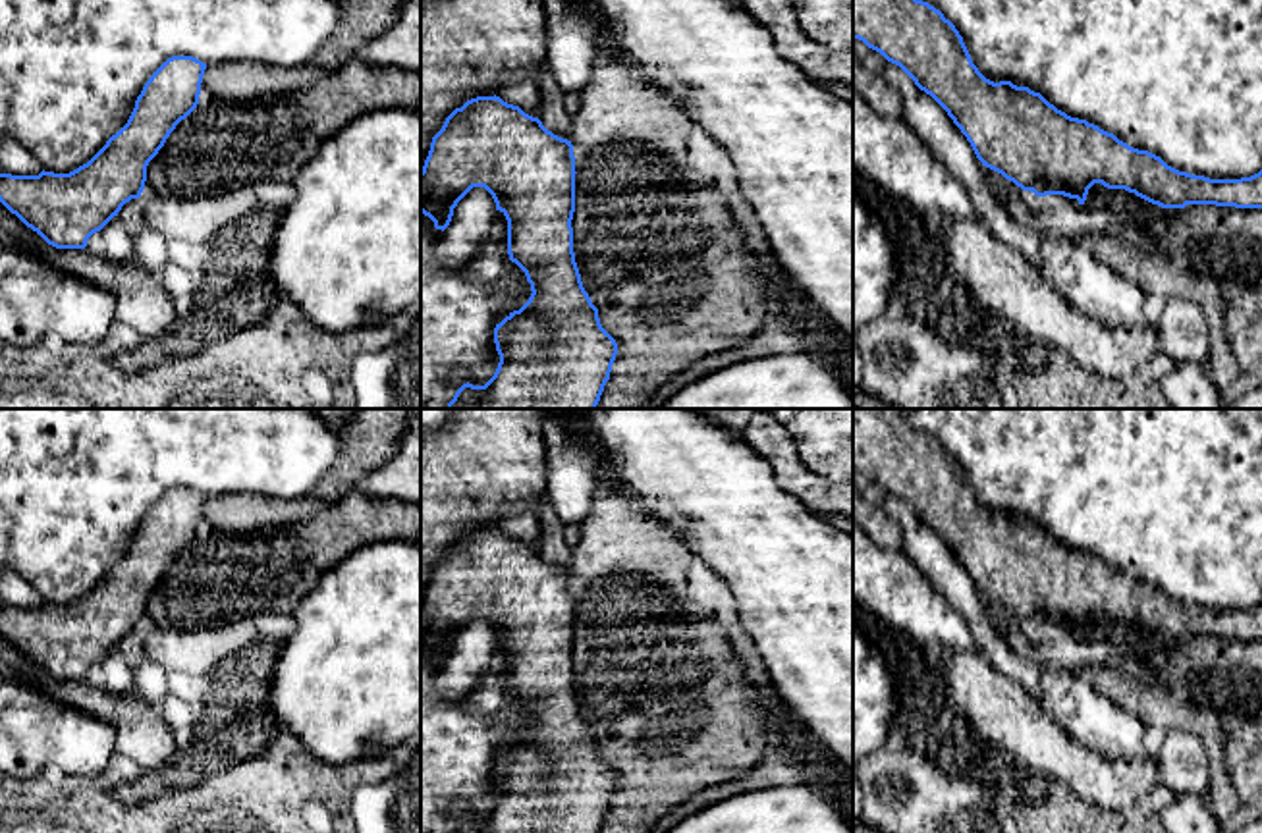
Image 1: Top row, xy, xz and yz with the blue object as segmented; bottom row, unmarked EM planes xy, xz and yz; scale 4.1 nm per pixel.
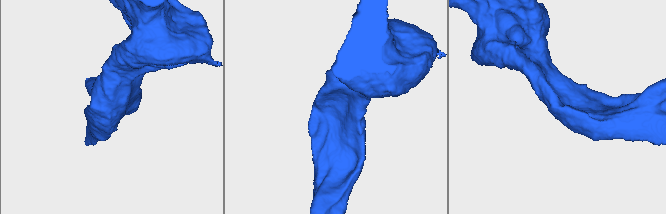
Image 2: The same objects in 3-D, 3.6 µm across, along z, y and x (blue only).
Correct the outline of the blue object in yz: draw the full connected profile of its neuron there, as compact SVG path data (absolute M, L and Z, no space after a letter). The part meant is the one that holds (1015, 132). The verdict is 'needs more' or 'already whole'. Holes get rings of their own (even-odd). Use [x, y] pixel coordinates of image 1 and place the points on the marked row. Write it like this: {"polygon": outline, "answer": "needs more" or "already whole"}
{"polygon": "M853 0L853 39L880 52L899 66L915 85L930 94L961 129L982 166L1001 174L1023 191L1036 197L1063 195L1084 204L1088 189L1102 183L1108 189L1125 189L1162 208L1185 208L1187 204L1216 204L1235 208L1262 208L1262 170L1241 179L1210 179L1167 166L1160 156L1129 147L1113 133L1086 120L1071 118L1050 104L1040 93L1017 87L1011 81L994 83L973 64L963 37L940 10L922 0Z", "answer": "already whole"}

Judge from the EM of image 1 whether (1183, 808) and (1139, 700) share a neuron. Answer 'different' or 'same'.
different

